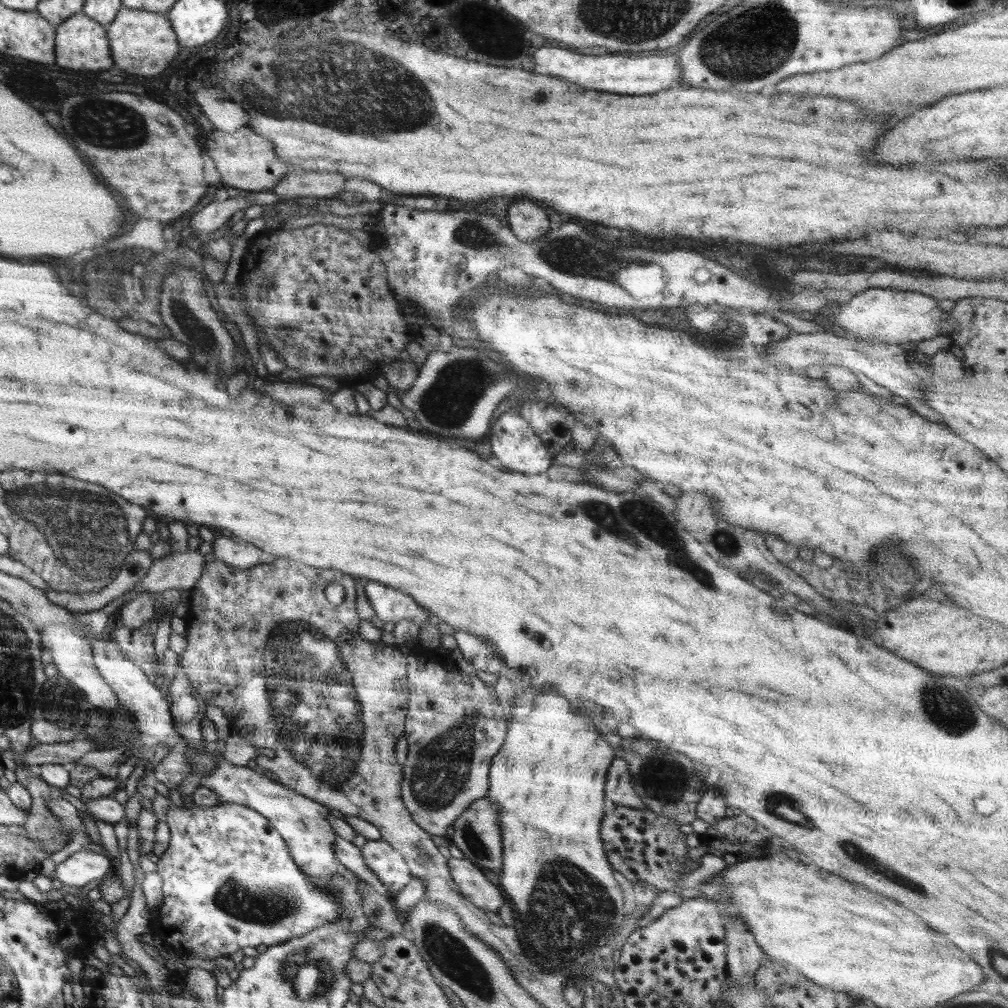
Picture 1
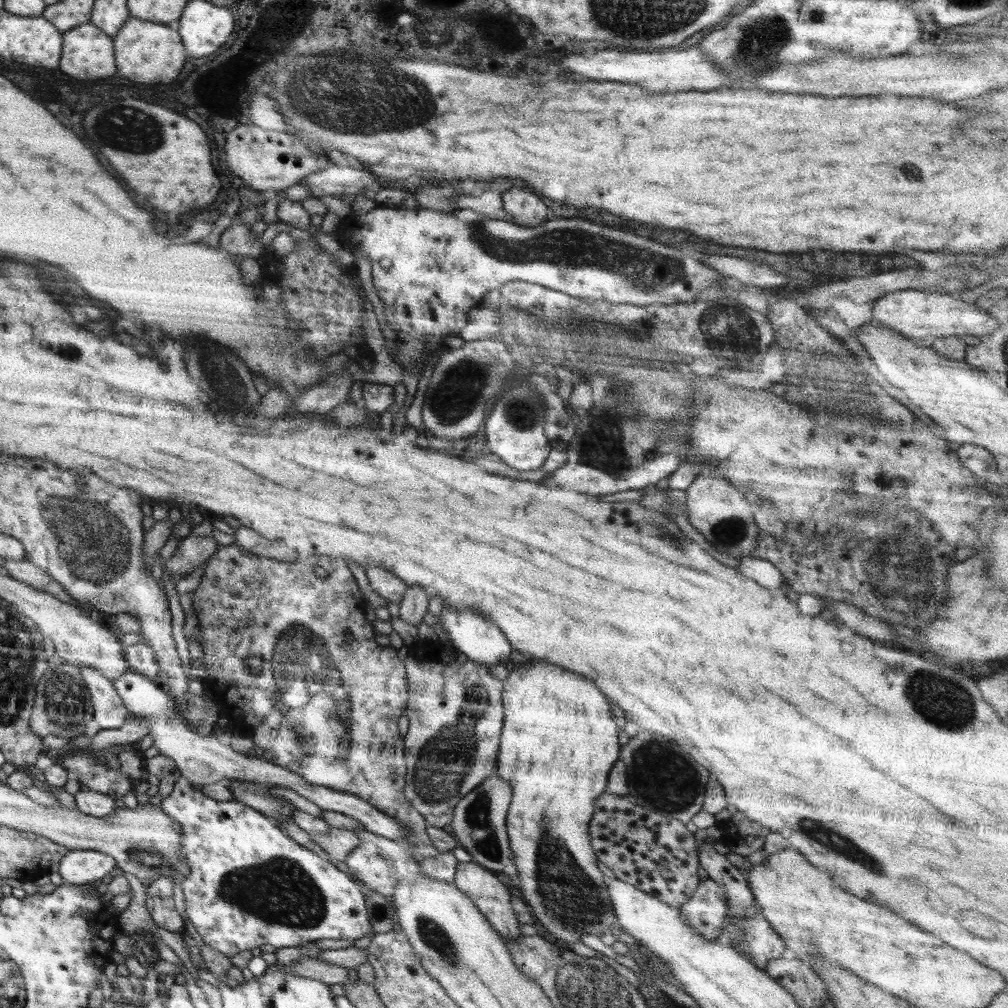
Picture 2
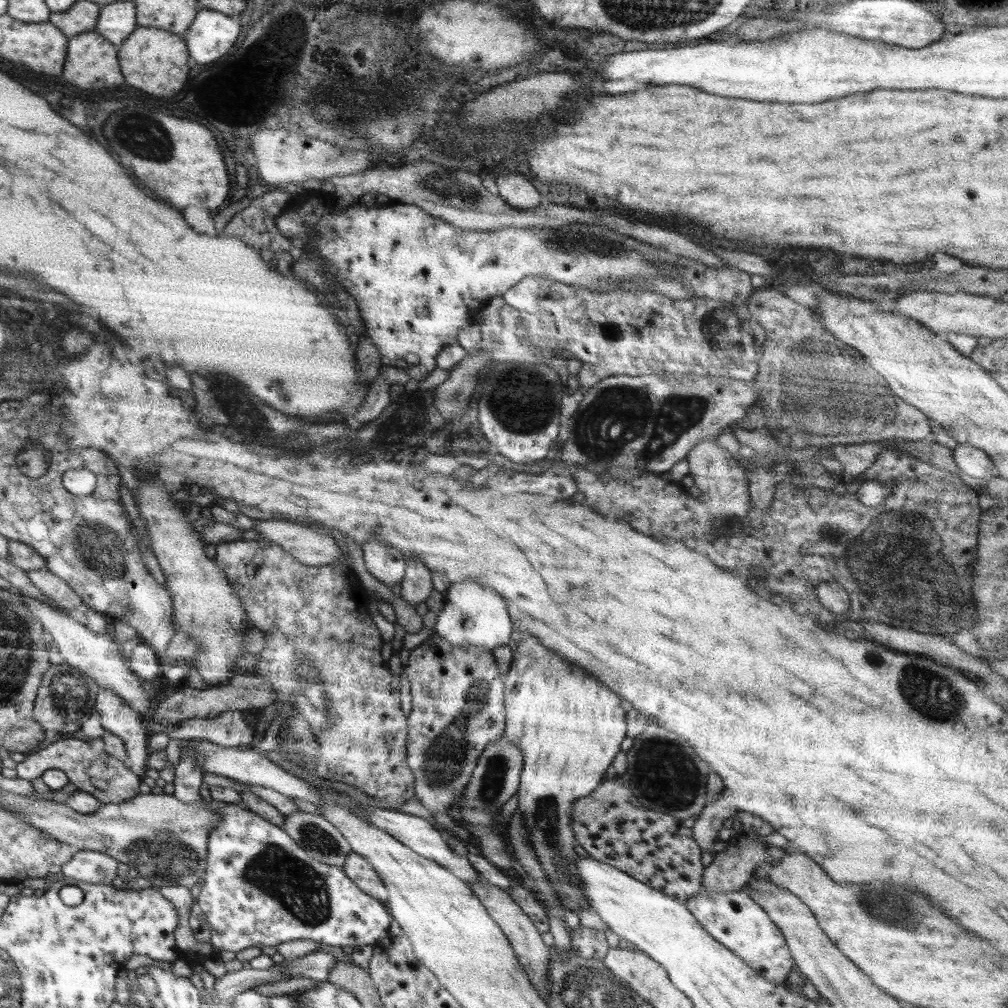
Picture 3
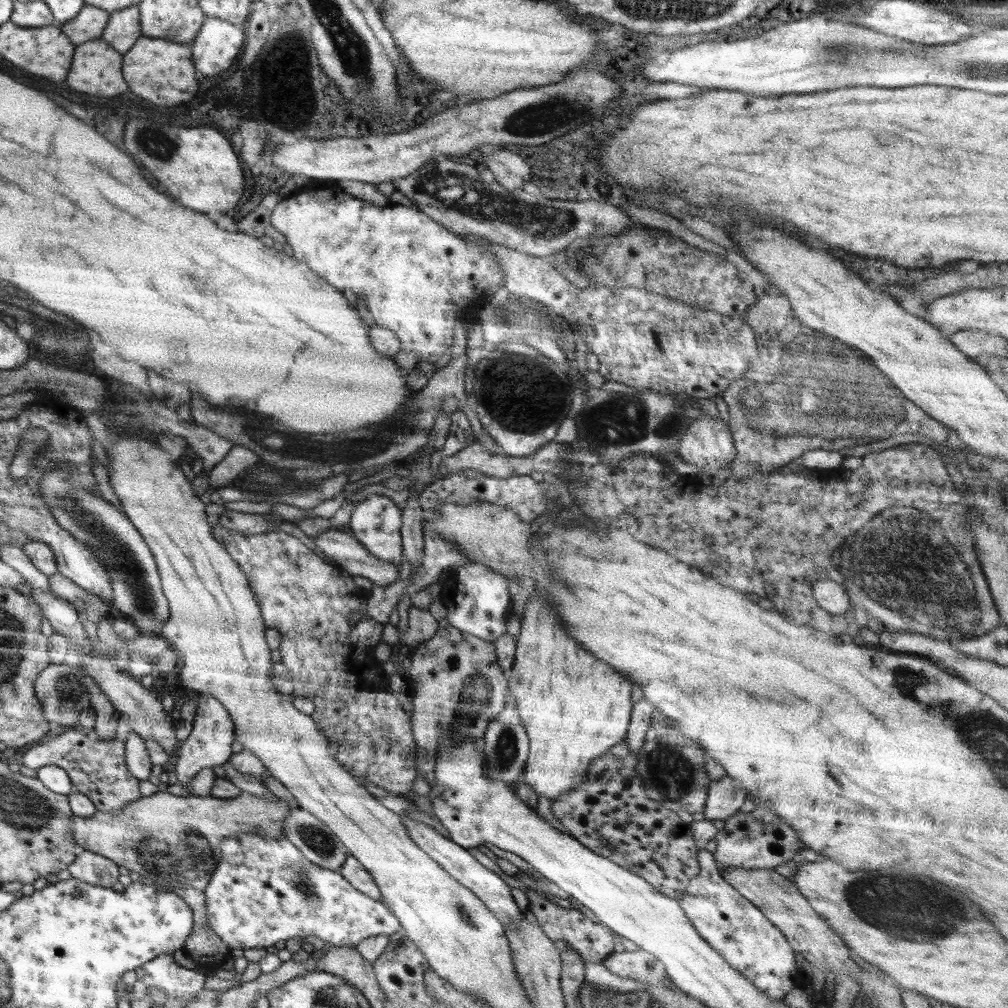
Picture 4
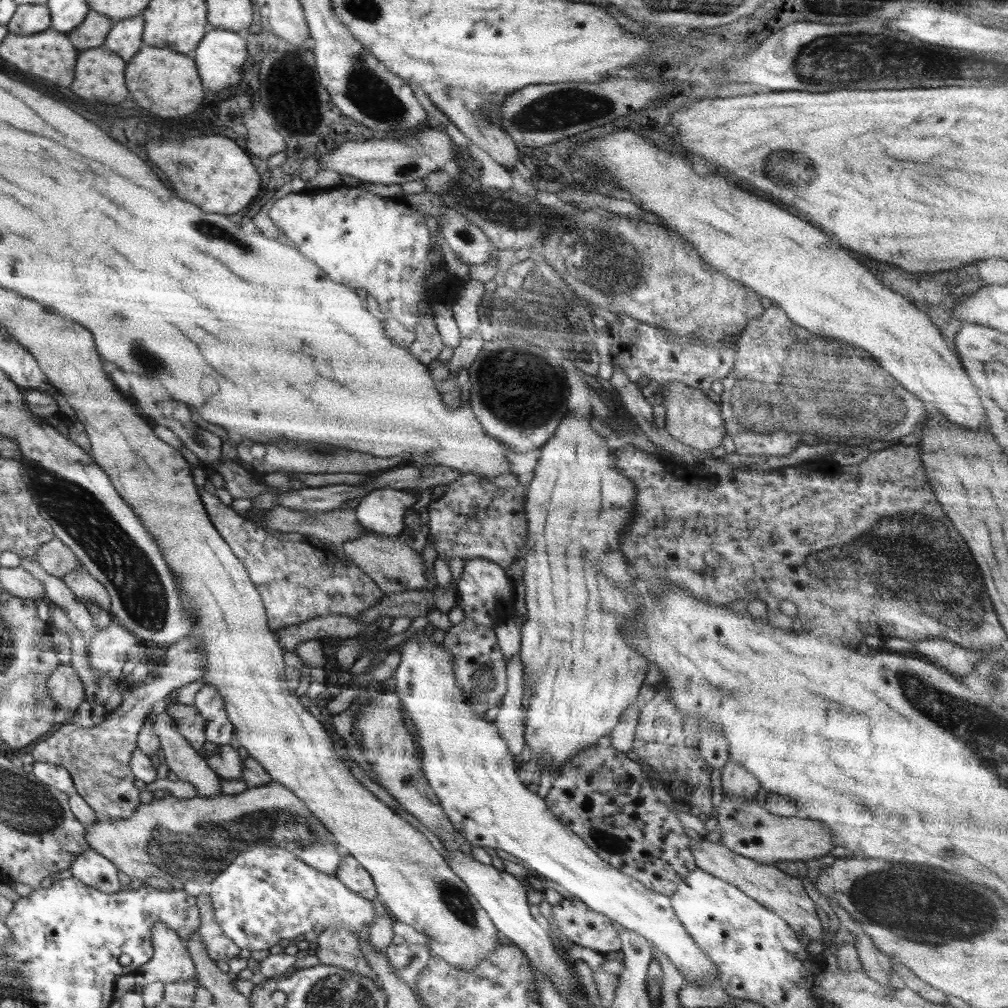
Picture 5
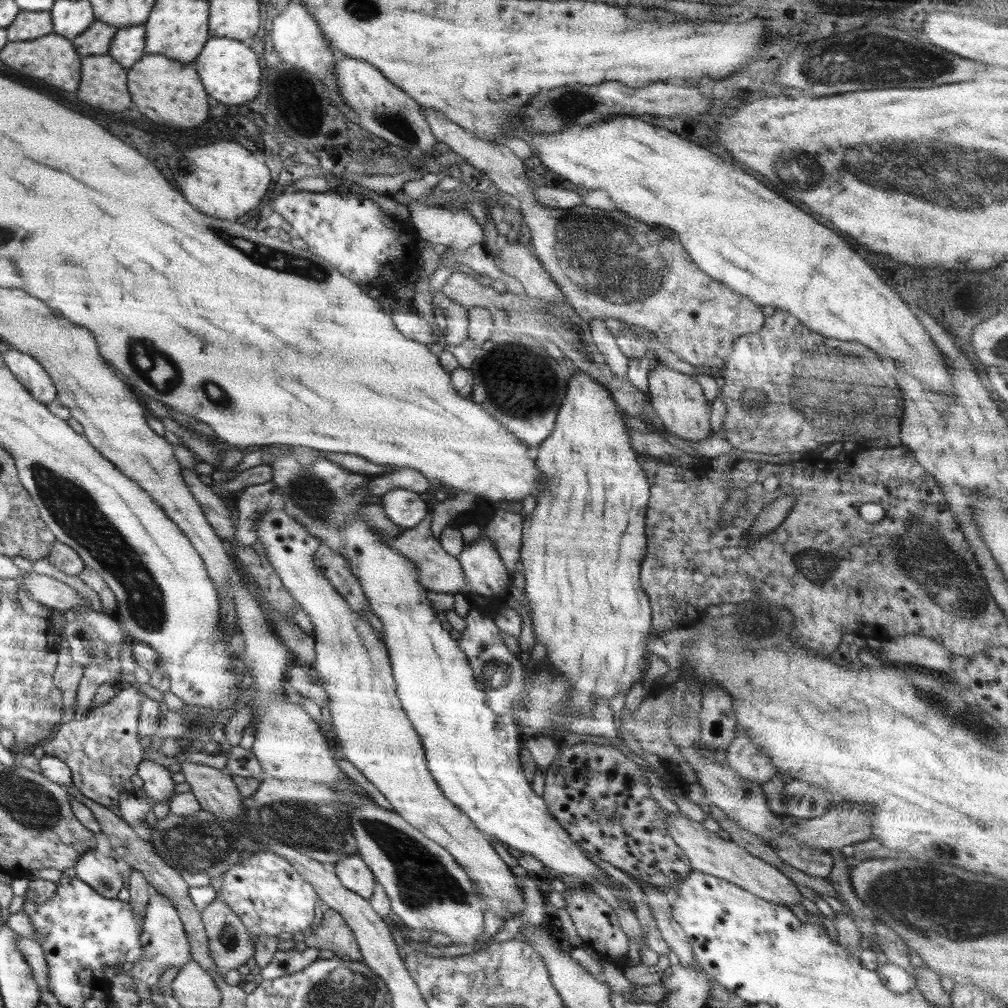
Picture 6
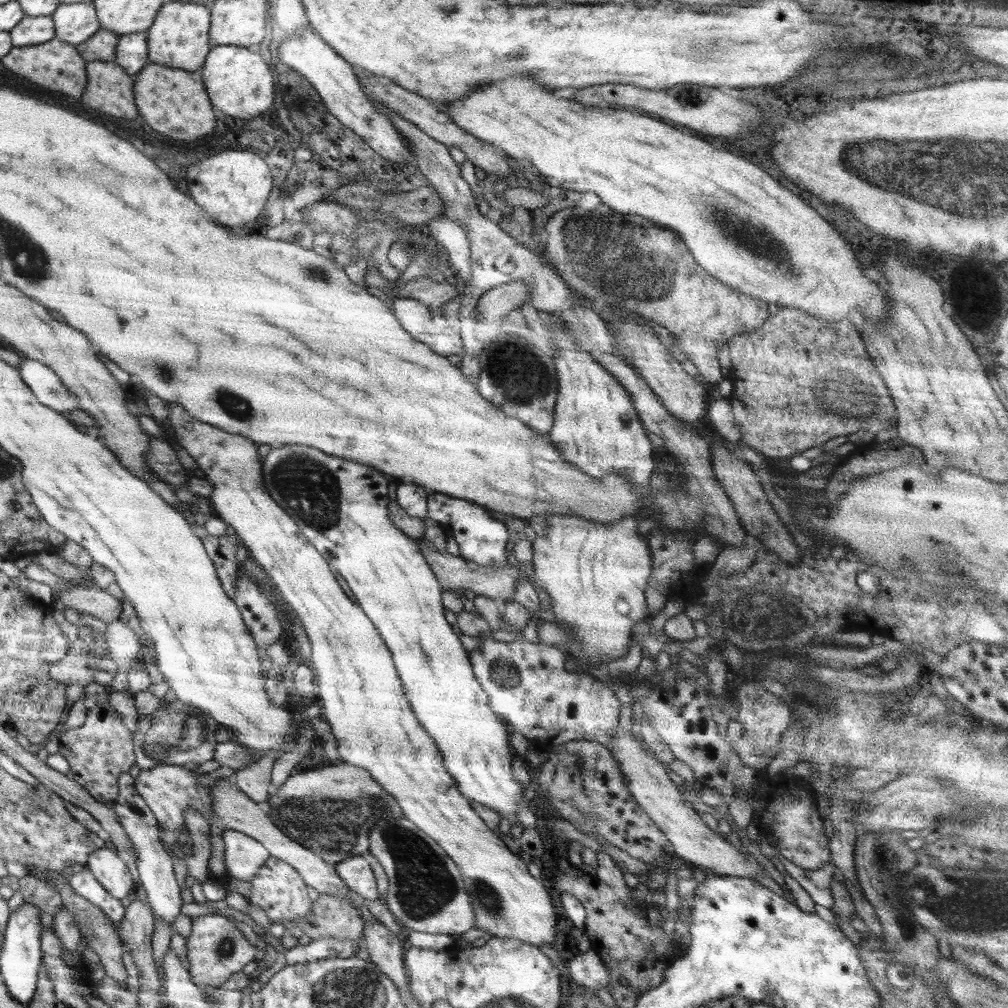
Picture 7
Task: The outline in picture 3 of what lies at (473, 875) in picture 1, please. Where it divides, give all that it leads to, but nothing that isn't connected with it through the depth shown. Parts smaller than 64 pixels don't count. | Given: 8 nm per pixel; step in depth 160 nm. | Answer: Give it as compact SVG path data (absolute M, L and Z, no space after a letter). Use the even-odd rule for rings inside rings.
M479 873L479 878L475 882L466 882L472 889L472 892L479 898L483 906L486 908L488 915L498 924L502 933L506 936L511 948L514 951L519 964L522 966L524 973L528 976L528 980L535 985L535 989L539 995L546 1001L550 994L550 981L548 979L548 963L550 963L551 947L544 944L541 938L541 933L534 928L534 924L530 918L520 910L519 904L513 902L507 892L502 891L483 878Z

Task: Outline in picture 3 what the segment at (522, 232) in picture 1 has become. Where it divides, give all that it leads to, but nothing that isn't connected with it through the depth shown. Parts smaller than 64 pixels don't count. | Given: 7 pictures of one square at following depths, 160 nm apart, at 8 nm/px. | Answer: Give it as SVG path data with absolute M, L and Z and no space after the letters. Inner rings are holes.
M520 172L500 174L496 182L498 182L498 195L505 200L507 205L519 209L529 209L540 204L542 196Z

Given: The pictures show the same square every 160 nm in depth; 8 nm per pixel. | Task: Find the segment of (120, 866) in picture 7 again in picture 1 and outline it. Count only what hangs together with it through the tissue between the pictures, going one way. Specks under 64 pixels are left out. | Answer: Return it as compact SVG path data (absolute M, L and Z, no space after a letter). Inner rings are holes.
M82 848L56 866L55 878L63 882L66 889L88 888L110 870L110 860L106 855L96 854Z

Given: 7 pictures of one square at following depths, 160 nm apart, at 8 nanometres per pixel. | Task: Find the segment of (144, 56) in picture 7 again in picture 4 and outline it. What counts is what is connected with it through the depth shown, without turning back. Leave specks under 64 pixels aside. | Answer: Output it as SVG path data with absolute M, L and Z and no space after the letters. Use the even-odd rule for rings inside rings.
M138 6L115 11L110 15L101 38L112 48L126 54L142 35L142 17Z

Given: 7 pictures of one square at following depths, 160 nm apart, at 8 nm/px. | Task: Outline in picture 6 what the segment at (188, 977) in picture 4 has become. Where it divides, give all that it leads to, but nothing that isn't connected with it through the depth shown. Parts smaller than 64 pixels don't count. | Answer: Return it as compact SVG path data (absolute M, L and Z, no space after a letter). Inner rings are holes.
M150 886L150 889L149 902L143 917L145 923L143 924L141 938L144 958L135 965L127 966L127 970L134 979L141 980L151 987L158 983L158 980L166 970L184 968L184 964L191 960L191 949L186 932L183 930L182 922L178 918L178 914L176 914L176 908L170 904L166 896L156 893L152 886Z

